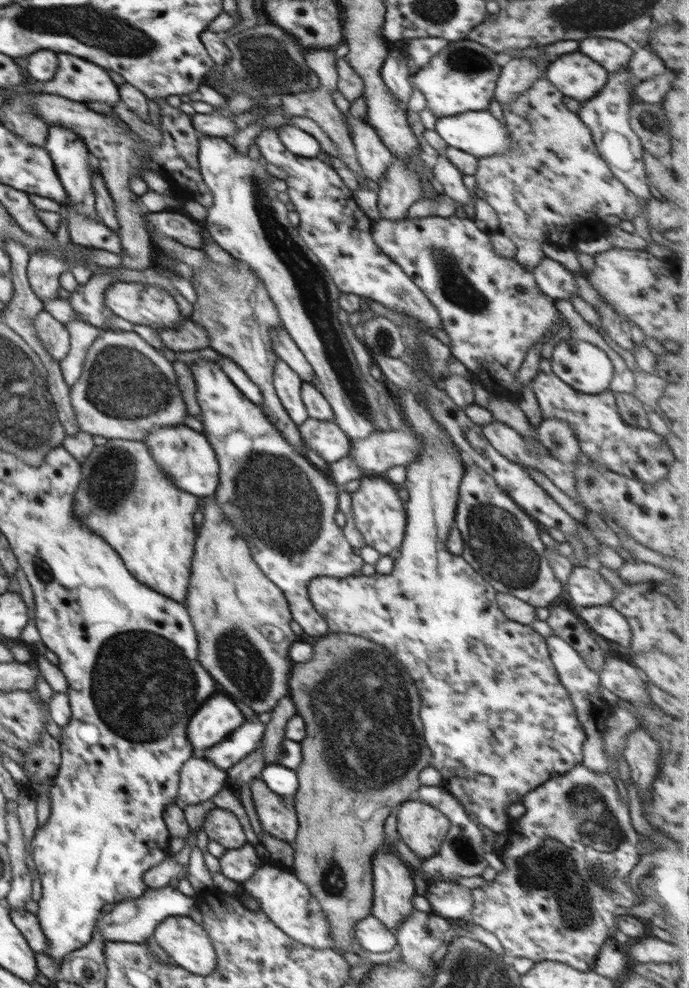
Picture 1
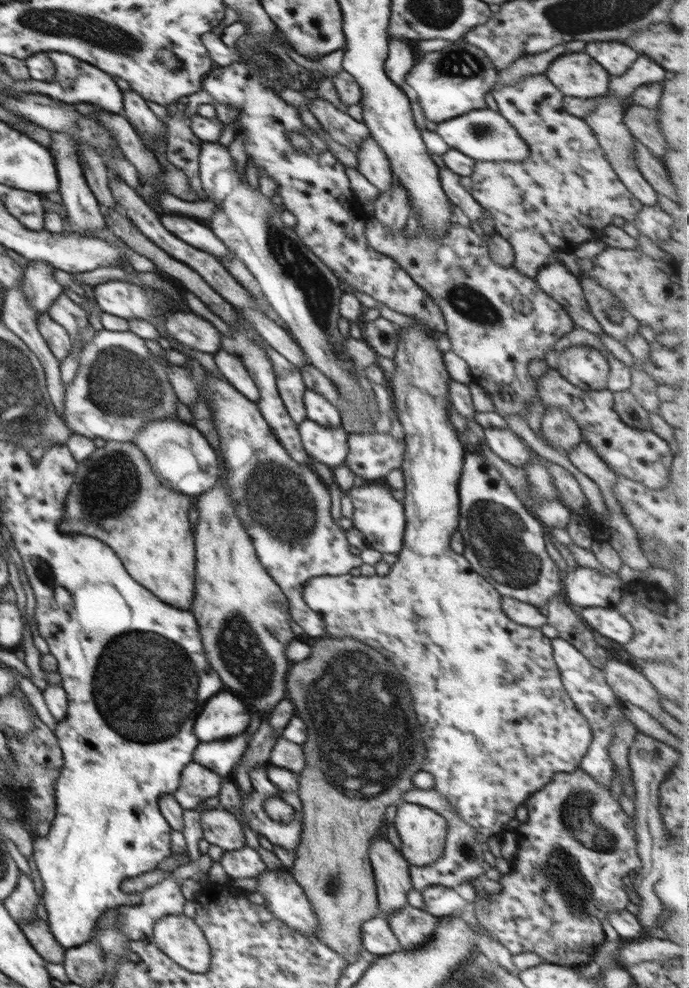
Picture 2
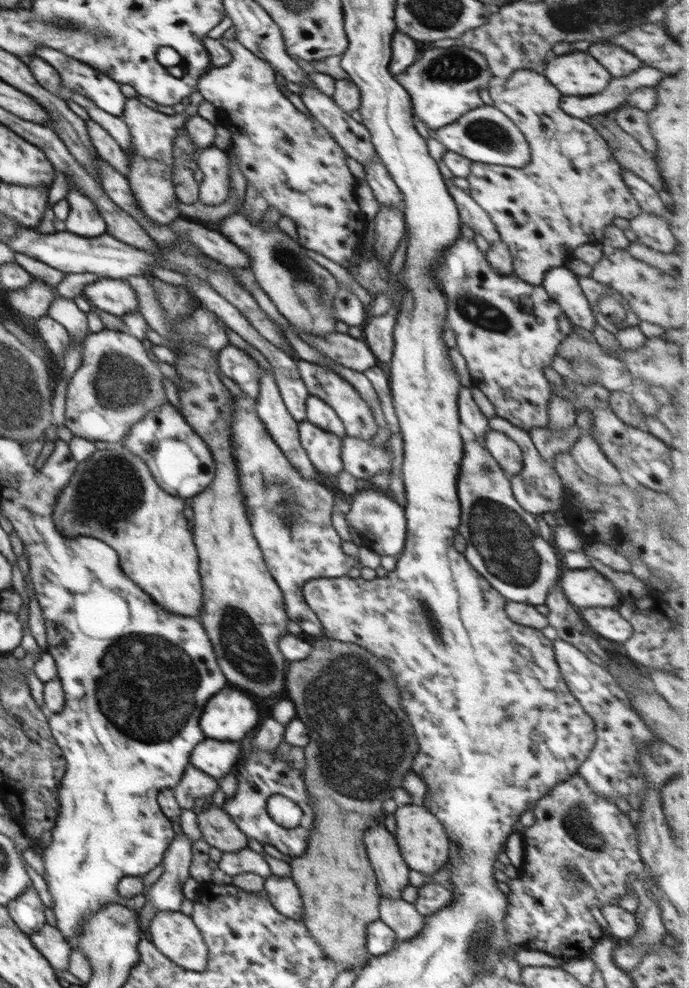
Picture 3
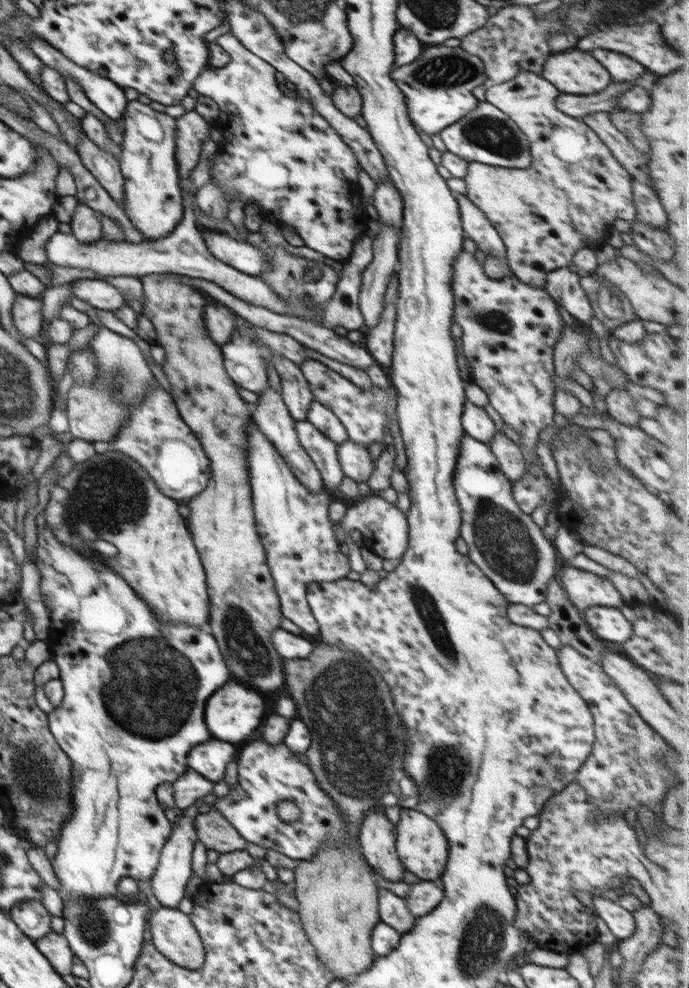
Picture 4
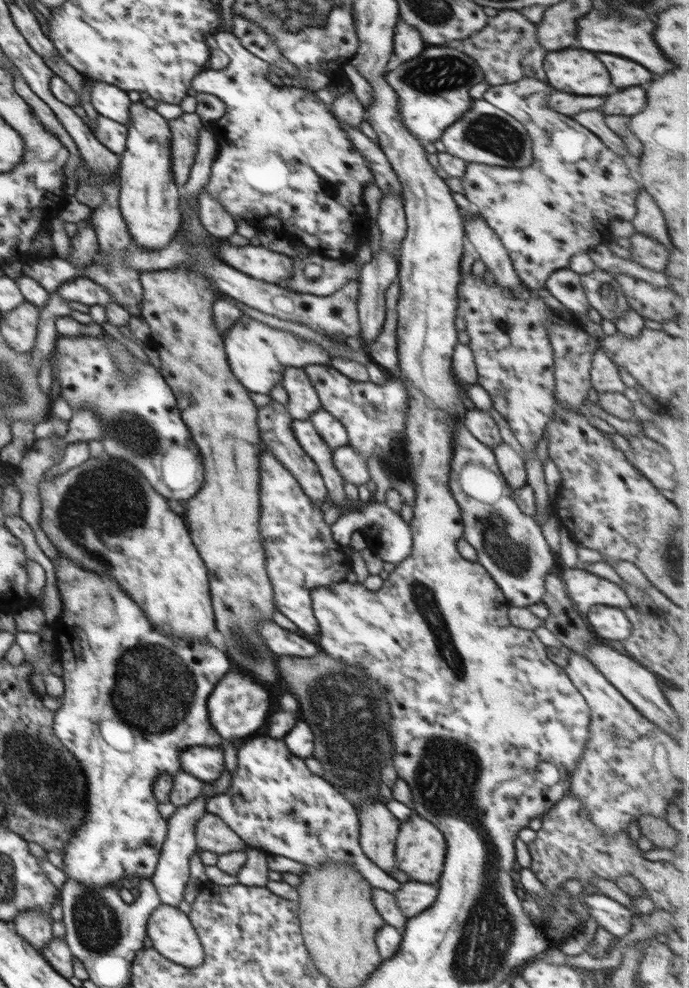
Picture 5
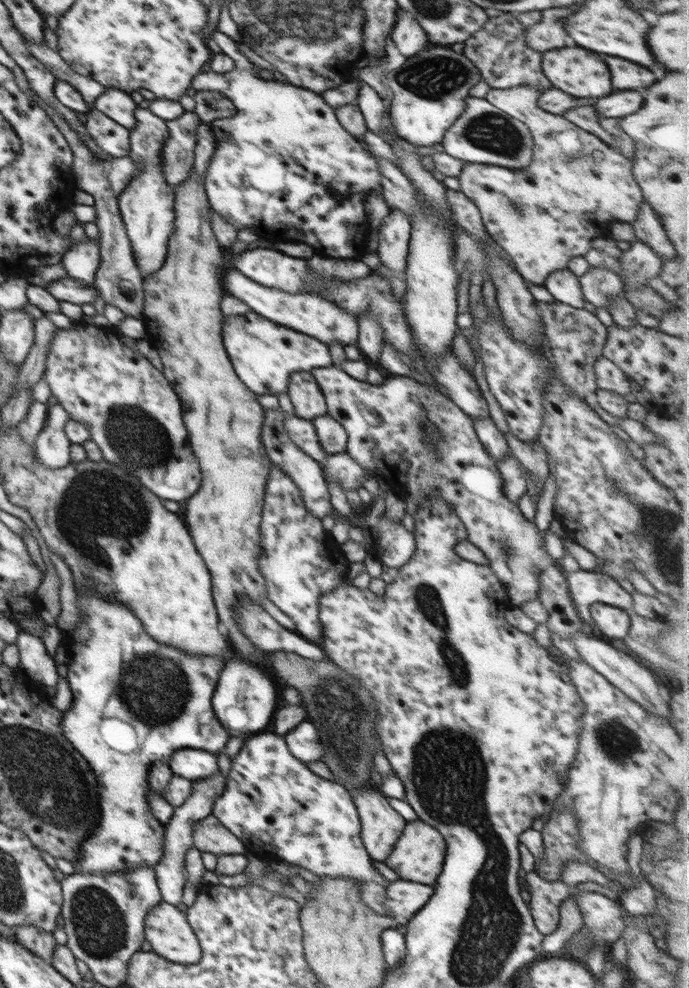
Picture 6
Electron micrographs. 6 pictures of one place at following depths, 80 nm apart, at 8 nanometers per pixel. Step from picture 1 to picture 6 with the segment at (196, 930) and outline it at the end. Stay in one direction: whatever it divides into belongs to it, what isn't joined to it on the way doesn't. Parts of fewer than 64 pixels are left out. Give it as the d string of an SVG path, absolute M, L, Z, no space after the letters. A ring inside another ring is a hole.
M164 900L150 909L144 921L145 940L162 958L183 965L197 963L201 949L186 913Z

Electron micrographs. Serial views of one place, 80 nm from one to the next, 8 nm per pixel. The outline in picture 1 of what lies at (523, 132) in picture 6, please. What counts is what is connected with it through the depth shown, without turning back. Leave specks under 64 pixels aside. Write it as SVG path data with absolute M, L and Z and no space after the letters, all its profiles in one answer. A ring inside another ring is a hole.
M468 111L454 116L436 119L434 130L447 142L447 146L463 150L477 159L502 154L511 148L509 130L504 121L497 119L490 111Z

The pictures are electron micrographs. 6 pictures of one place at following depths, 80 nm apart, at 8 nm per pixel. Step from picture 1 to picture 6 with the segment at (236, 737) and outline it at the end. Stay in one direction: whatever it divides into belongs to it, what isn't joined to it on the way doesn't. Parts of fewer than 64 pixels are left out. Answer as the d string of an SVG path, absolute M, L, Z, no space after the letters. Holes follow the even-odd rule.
M183 749L170 756L173 775L192 782L216 776L219 772L218 756L204 750Z

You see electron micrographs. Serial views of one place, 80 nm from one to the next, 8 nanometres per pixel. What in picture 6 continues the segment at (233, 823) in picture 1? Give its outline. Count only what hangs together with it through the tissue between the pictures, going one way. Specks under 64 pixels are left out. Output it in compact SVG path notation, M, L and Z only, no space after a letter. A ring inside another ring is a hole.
M209 815L193 826L193 846L212 854L247 854L243 842L234 836L216 817Z

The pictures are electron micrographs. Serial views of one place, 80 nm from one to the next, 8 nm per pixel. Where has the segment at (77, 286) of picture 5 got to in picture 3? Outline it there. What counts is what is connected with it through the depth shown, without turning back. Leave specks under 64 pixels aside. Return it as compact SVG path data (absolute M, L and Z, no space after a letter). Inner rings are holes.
M106 279L88 284L83 290L88 301L104 312L122 317L129 312L139 312L139 302L136 292L125 281L120 279Z

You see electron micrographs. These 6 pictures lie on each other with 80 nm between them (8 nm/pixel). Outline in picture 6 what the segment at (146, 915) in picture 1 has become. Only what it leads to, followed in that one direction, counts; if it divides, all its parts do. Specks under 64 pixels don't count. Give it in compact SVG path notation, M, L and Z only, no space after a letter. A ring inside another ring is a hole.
M219 771L216 776L204 778L204 780L194 781L194 787L191 790L190 797L186 798L183 805L175 808L174 815L165 827L164 855L156 864L156 882L160 889L164 901L176 906L181 903L182 893L187 882L188 874L184 865L186 851L193 846L193 826L196 821L212 815L214 802L221 797L224 792L227 778Z

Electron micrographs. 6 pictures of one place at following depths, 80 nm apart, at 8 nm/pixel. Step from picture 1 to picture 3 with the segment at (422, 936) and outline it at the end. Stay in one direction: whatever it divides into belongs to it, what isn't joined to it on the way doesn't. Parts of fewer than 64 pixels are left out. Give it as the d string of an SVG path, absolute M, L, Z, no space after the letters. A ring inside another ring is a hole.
M380 896L379 919L396 933L400 941L405 941L422 932L427 915L420 914L414 903Z

